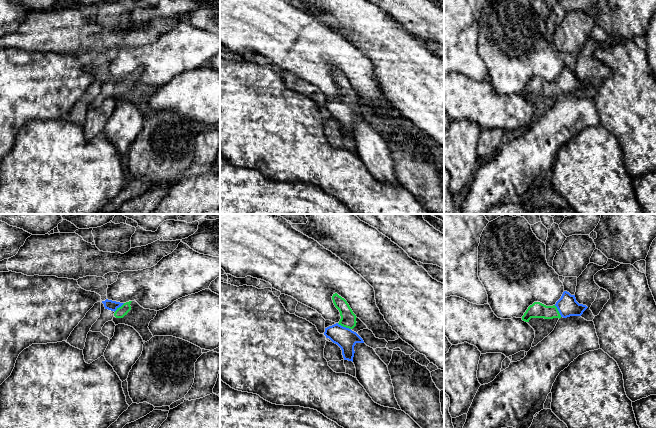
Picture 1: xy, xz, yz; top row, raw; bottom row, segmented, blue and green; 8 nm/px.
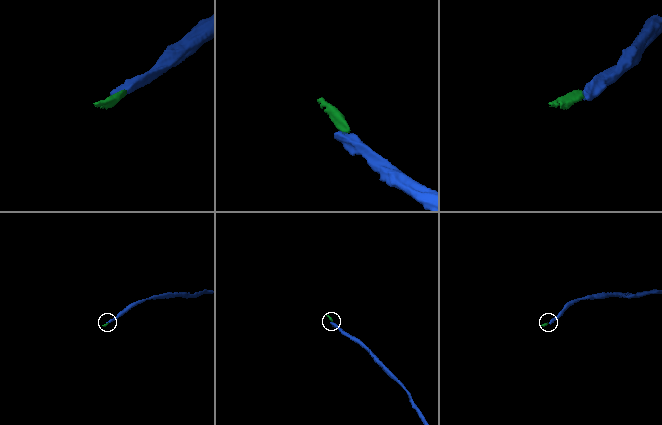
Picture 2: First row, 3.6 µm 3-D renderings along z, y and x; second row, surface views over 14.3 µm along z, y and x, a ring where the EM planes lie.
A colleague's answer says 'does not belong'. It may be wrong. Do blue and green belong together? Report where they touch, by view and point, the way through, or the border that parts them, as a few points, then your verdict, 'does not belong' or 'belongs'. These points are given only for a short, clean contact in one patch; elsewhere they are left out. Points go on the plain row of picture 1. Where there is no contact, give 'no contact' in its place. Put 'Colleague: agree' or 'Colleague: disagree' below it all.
contact xz (344, 103); way xz (345, 114), (344, 103), (348, 95); belongs
Colleague: disagree

